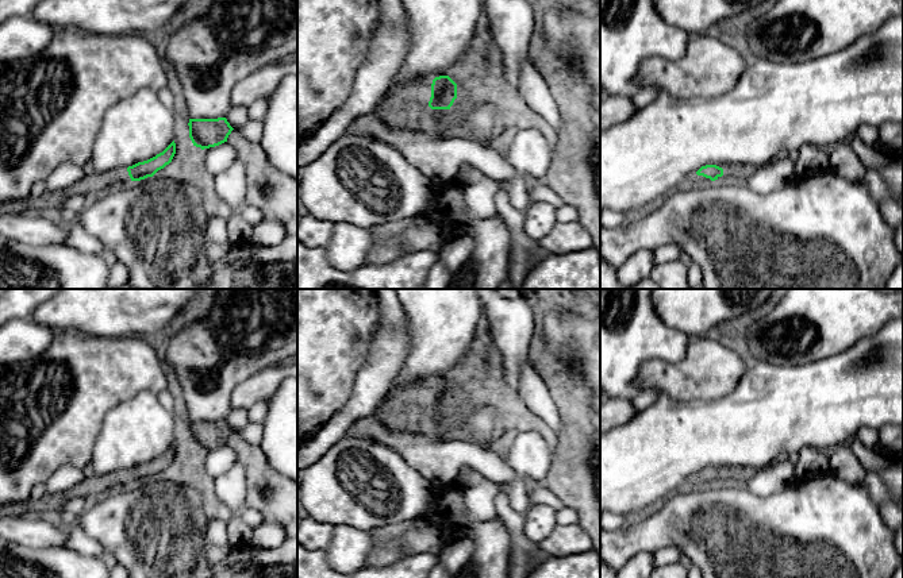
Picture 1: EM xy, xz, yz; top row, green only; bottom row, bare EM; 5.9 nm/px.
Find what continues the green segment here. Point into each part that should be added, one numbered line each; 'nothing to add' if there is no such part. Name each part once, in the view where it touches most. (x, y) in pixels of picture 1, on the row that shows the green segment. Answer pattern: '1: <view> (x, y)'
1: xz (407, 108)

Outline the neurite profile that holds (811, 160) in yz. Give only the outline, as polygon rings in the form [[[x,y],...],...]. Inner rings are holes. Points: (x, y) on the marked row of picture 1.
[[[804,144],[799,149],[799,155],[795,161],[795,178],[807,178],[827,169],[827,157],[829,150]]]

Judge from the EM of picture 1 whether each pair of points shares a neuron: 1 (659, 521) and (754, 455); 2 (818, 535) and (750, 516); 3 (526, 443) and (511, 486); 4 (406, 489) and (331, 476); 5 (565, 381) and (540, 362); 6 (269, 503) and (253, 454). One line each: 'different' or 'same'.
1: different
2: same
3: same
4: same
5: same
6: same

